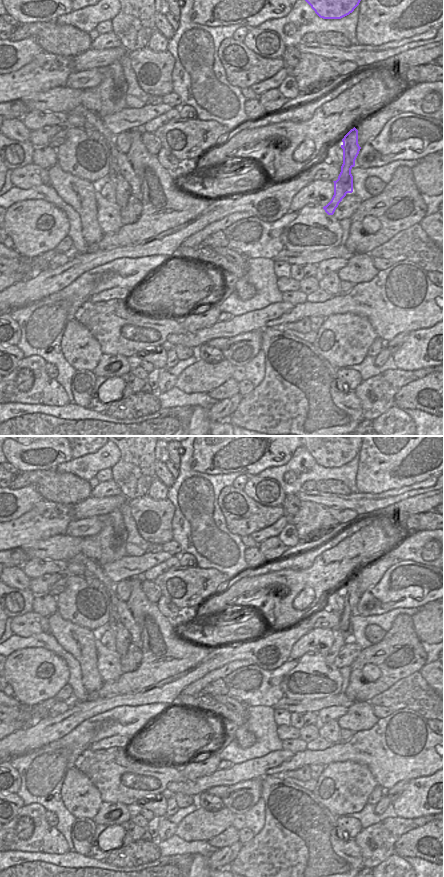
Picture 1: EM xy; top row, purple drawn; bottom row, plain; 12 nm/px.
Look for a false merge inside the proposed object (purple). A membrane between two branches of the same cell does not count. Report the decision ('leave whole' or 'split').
split

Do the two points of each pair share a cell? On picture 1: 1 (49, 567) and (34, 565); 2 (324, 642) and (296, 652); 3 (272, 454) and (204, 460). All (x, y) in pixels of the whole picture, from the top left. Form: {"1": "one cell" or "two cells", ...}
{"1": "one cell", "2": "one cell", "3": "one cell"}

